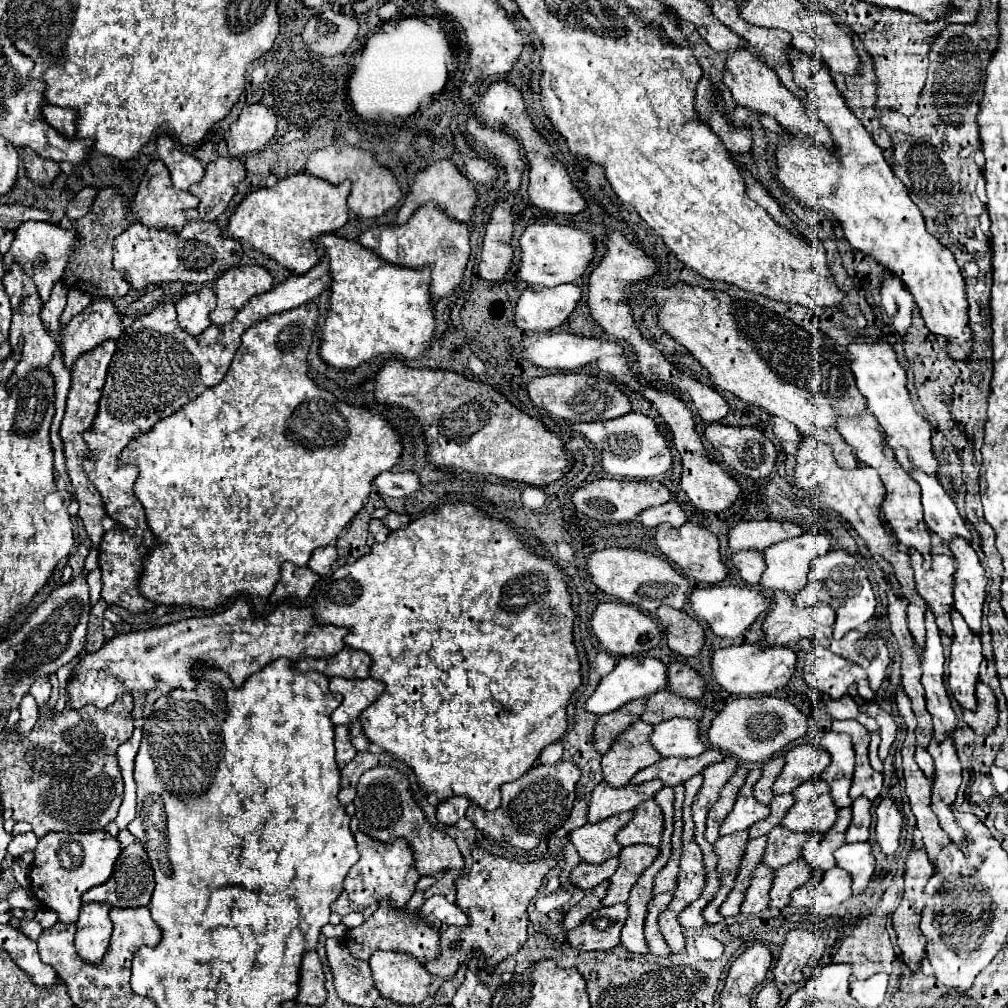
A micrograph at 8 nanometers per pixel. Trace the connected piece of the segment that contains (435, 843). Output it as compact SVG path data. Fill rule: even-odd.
M378 766L364 772L358 780L358 794L354 798L354 806L356 806L356 818L360 822L358 828L366 836L376 838L378 842L390 842L394 838L408 840L410 848L414 850L416 872L420 876L438 876L438 872L464 868L464 860L456 842L426 822L422 810L412 798L408 778L400 774L396 768Z

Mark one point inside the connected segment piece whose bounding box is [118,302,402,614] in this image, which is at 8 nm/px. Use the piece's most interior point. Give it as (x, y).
(262, 468)

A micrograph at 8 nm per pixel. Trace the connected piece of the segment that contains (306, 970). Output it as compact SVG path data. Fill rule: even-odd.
M306 952L302 960L302 972L300 972L300 994L296 1002L308 1004L308 1006L322 1006L326 1002L326 974L324 966L318 958L318 954Z

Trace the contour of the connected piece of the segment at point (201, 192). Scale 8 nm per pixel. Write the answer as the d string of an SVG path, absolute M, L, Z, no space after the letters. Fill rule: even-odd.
M218 158L206 166L202 182L188 188L190 194L200 198L198 214L202 220L216 220L232 200L238 184L244 180L246 170L236 158Z

